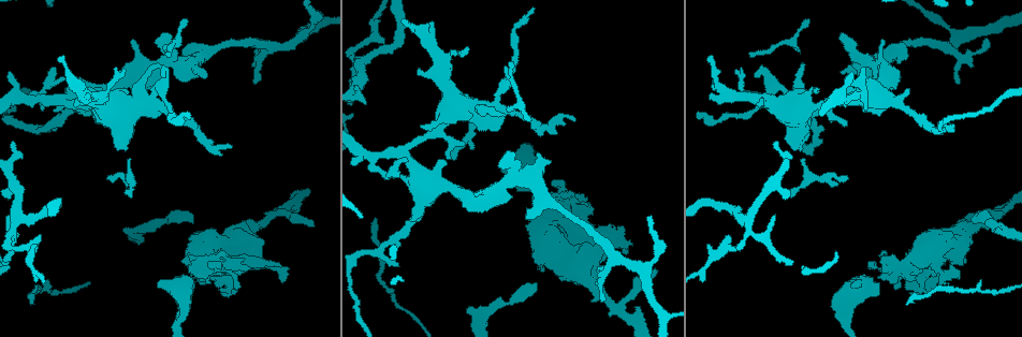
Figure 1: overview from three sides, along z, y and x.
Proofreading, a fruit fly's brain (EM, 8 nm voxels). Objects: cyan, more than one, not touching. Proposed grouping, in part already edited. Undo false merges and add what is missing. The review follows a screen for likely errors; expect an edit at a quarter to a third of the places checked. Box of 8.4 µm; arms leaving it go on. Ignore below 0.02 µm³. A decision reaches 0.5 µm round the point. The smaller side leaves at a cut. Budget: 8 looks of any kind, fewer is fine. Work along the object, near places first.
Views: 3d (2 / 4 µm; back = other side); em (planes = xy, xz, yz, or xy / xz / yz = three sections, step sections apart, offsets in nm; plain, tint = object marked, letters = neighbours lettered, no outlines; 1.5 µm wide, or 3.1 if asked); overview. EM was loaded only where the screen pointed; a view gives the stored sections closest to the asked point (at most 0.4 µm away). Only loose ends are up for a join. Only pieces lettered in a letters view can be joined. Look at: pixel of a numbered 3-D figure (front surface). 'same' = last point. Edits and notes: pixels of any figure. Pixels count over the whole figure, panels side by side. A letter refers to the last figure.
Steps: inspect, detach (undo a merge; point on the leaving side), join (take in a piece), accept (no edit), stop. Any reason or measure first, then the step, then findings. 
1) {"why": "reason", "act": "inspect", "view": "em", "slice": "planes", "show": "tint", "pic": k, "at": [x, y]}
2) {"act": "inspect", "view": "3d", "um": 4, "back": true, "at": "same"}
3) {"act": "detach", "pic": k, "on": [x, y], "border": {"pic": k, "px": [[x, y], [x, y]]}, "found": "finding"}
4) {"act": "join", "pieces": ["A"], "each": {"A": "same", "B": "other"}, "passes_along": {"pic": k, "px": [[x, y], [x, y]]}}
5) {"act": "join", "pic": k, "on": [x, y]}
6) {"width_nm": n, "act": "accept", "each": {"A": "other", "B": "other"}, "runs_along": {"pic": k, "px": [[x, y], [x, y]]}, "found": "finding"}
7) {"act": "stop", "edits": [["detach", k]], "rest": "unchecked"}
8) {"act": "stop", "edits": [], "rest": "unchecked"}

{"why": "branch stops here", "act": "inspect", "view": "3d", "um": 4, "pic": 1, "at": [710, 56]}

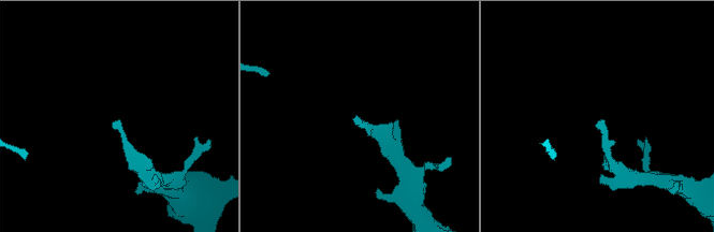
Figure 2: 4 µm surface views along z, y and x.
{"why": "now the EM", "act": "inspect", "view": "em", "slice": "planes", "show": "letters", "pic": 2, "at": [355, 118]}

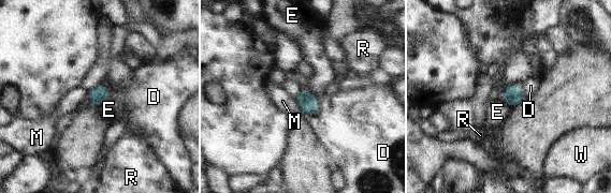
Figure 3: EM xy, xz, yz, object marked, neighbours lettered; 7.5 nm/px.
{"width_nm": 120, "act": "accept", "each": {"D": "other", "E": "other", "M": "other", "R": "other", "W": "other"}, "border": {"pic": 3, "px": [[110, 94], [96, 106]]}, "found": "no lettered piece goes on from it"}

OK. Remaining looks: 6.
{"act": "inspect", "view": "3d", "um": 2, "back": true, "pic": 1, "at": [54, 68]}

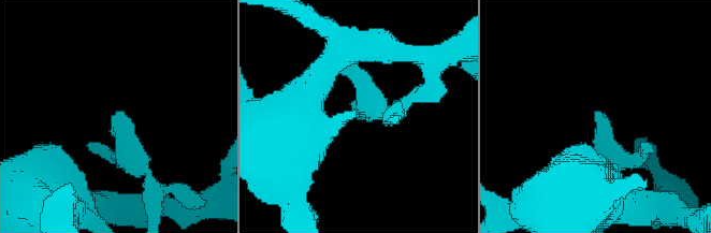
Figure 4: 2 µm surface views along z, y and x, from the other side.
{"why": "shape alone is not enough", "act": "inspect", "view": "em", "slice": "xy", "step": 8, "show": "tint", "pic": 4, "at": [114, 116]}

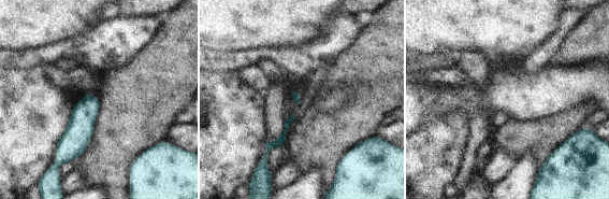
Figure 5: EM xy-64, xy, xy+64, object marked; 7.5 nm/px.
{"why": "cut it another way", "act": "inspect", "view": "em", "slice": "planes", "show": "letters", "at": "same"}

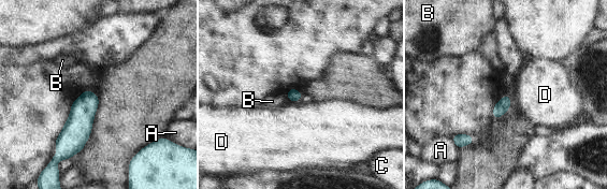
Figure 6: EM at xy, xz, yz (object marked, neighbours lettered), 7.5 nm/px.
{"act": "accept", "each": {"A": "other", "B": "other", "C": "other", "D": "other"}, "border": {"pic": 6, "px": [[292, 101], [298, 102]]}, "found": "no lettered piece goes on from it"}

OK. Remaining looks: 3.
{"why": "a narrow waist", "act": "inspect", "view": "em", "slice": "planes", "show": "letters", "pic": 1, "at": [160, 223]}

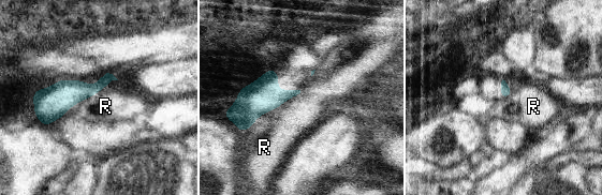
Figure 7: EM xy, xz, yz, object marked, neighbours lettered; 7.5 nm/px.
{"act": "accept", "each": {"R": "other"}, "border": {"pic": 7, "px": [[300, 90], [264, 111], [243, 132]]}, "found": "one cell here"}

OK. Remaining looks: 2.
{"why": "free end", "act": "inspect", "view": "em", "slice": "planes", "show": "letters", "pic": 1, "at": [232, 145]}

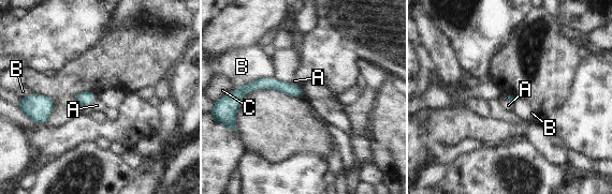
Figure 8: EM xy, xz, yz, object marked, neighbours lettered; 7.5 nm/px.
{"act": "accept", "each": {"A": "other", "B": "other", "C": "other"}, "found": "none of them fits"}

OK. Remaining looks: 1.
{"act": "stop", "edits": [], "rest": "unchecked"}

